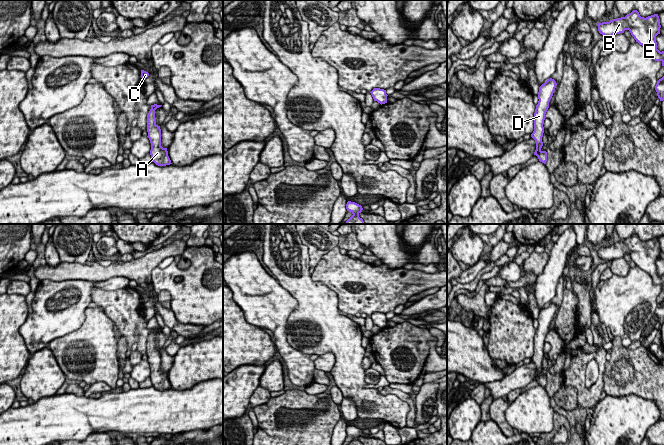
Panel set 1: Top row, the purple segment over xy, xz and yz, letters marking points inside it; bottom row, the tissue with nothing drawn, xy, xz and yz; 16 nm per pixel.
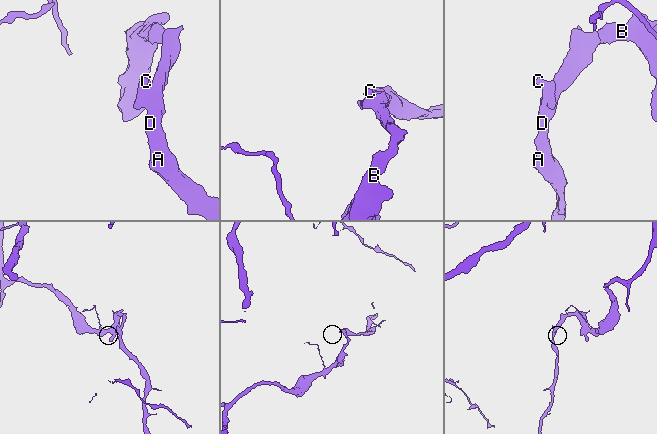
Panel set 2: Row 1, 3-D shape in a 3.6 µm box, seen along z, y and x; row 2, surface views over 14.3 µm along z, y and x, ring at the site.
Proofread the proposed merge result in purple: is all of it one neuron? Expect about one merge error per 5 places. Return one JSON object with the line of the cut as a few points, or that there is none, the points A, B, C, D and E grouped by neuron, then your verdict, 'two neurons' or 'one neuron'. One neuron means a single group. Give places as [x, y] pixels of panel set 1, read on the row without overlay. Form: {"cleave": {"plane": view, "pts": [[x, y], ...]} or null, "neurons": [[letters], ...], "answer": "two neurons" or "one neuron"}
{"cleave": null, "neurons": [["A", "B", "C", "D", "E"]], "answer": "one neuron"}

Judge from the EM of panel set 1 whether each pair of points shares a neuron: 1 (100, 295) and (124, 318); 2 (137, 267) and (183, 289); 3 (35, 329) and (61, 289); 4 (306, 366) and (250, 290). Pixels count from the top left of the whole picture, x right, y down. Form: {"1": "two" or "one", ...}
{"1": "one", "2": "two", "3": "one", "4": "one"}

